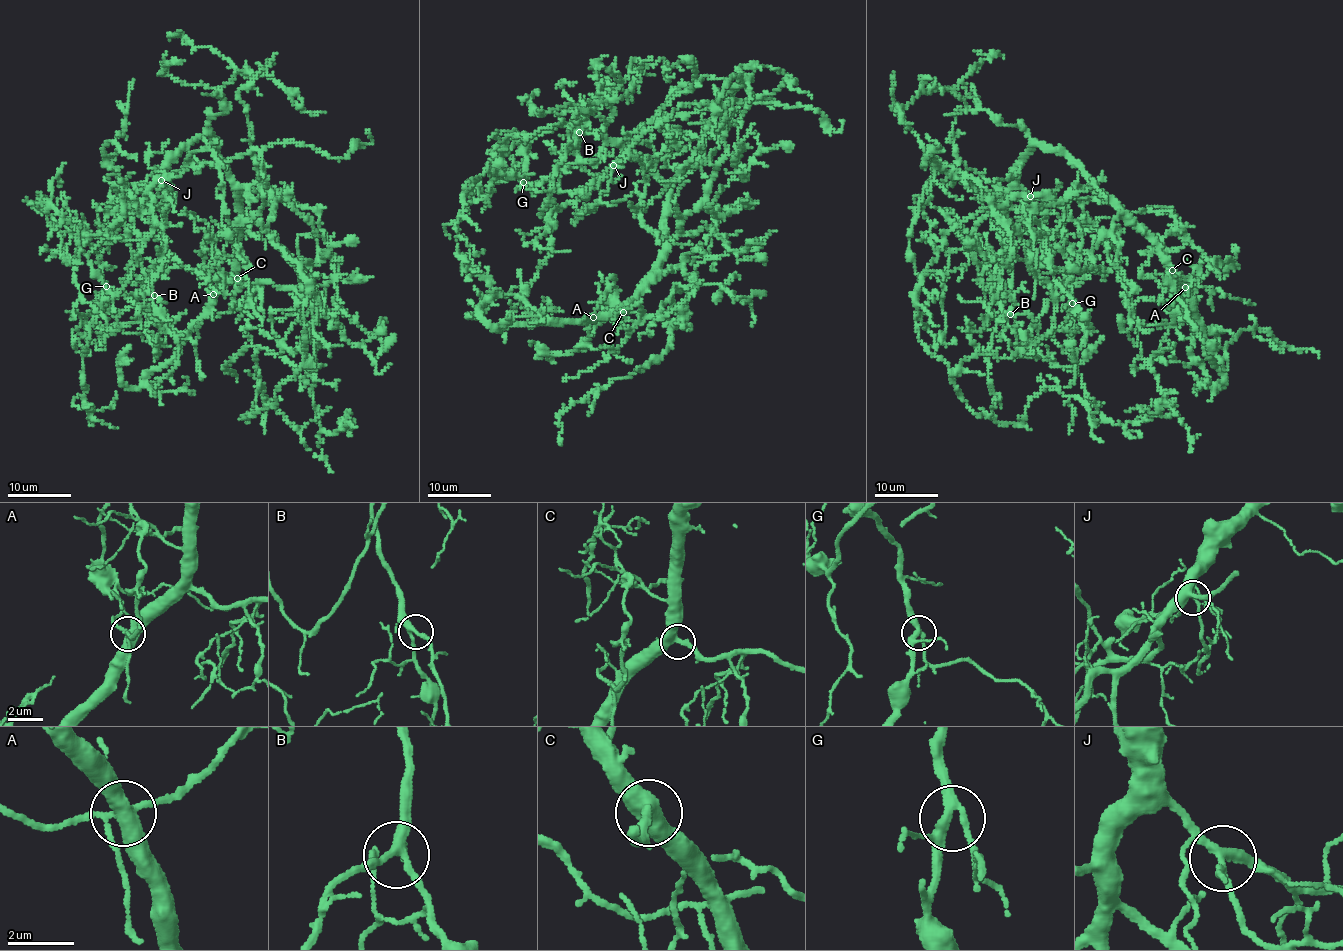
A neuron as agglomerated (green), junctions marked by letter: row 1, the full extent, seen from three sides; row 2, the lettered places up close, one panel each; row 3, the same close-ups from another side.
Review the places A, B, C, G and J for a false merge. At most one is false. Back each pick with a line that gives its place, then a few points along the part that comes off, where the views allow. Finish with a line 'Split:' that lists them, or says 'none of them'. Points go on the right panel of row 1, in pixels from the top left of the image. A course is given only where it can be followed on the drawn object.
Split: none of them

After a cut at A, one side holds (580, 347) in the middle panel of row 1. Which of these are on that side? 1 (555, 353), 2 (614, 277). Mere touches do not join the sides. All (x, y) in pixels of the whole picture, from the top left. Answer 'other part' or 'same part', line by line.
1: same part
2: same part

